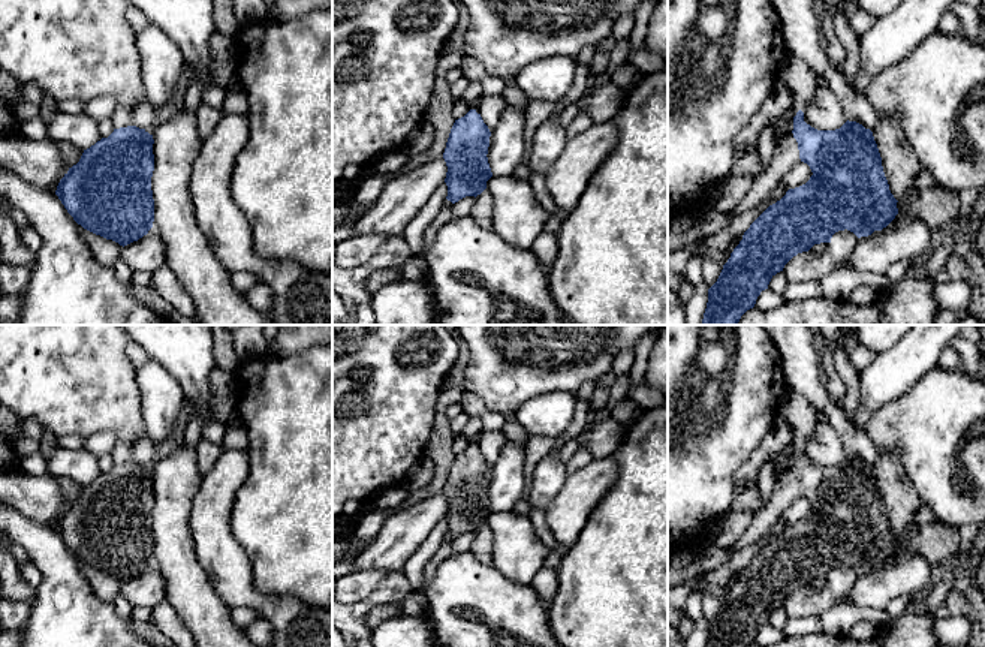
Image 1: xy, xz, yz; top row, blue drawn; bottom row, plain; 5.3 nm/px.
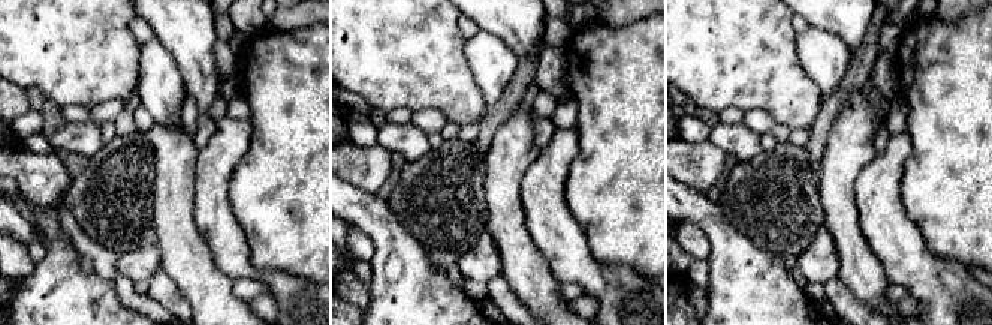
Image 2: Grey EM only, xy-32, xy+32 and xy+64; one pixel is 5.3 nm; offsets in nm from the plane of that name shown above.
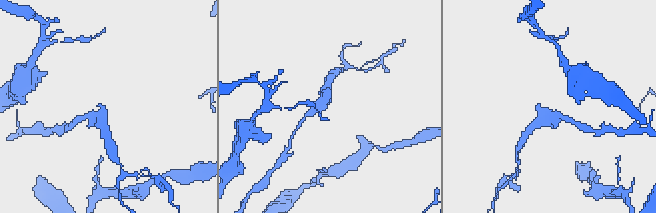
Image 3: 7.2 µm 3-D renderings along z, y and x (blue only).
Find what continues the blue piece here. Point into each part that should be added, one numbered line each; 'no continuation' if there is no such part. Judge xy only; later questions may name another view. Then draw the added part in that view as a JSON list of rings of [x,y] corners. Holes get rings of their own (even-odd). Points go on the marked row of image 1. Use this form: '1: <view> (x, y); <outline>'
no continuation

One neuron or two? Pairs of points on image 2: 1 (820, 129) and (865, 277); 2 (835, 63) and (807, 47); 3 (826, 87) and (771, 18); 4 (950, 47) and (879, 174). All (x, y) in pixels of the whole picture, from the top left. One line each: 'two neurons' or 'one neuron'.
1: two neurons
2: one neuron
3: two neurons
4: two neurons

